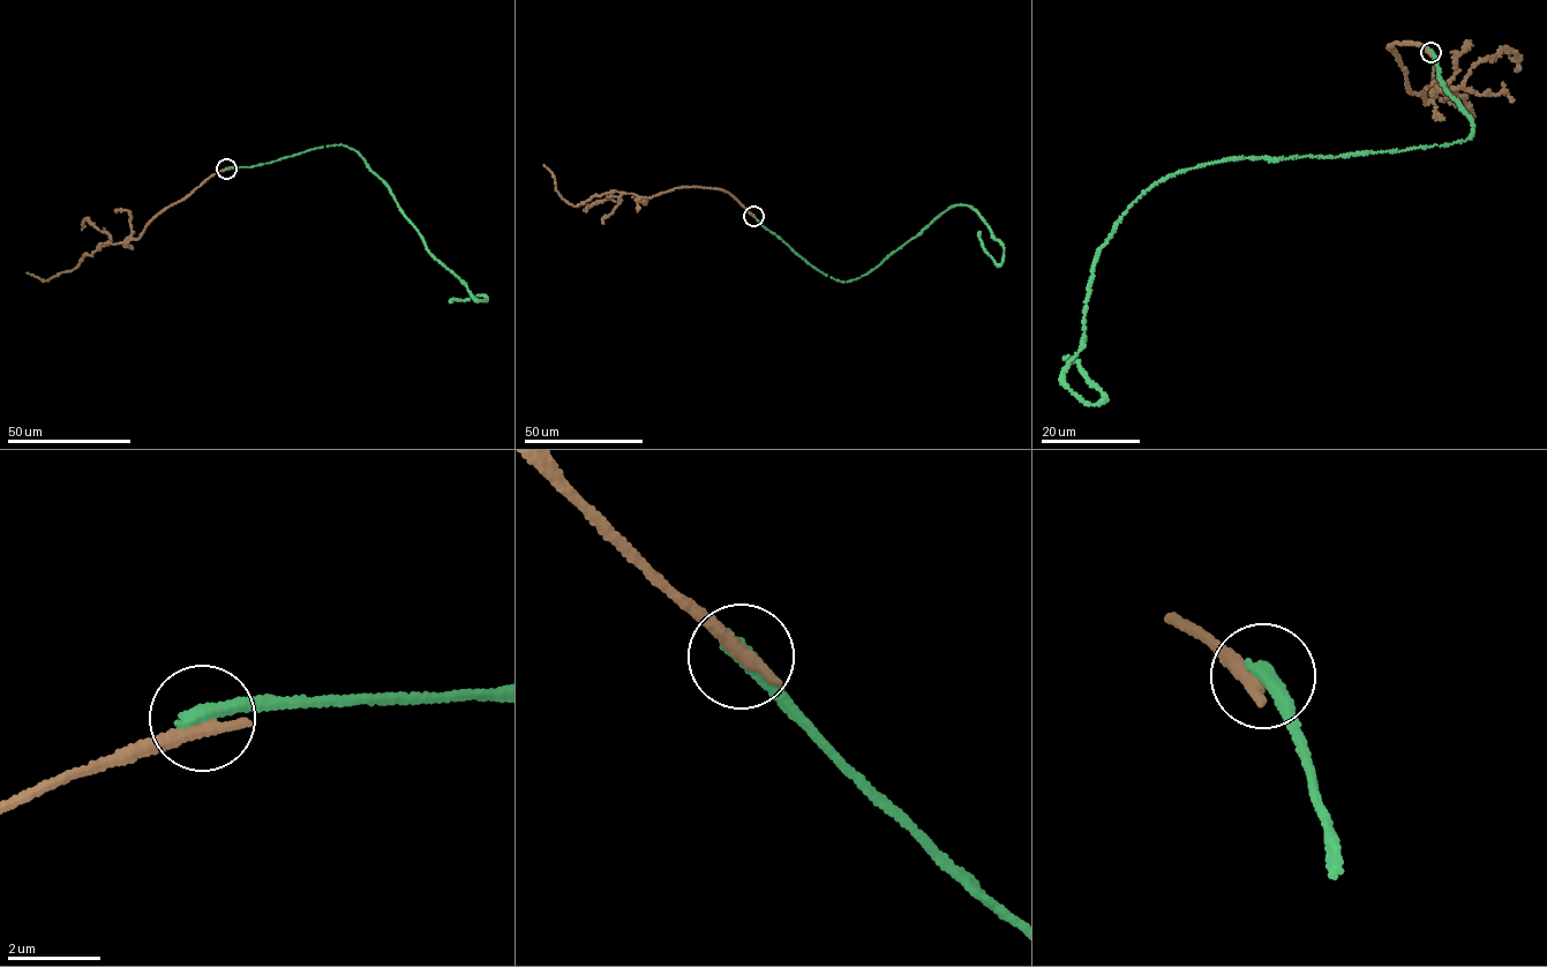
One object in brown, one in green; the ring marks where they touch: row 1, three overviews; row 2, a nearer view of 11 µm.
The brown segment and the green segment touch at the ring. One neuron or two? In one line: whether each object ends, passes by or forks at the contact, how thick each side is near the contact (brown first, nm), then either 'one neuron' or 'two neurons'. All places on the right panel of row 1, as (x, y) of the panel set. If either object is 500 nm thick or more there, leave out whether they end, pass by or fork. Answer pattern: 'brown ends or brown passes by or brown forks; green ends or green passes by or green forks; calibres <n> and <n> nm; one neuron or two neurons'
brown ends; green ends; calibres 360 and 400 nm; two neurons

